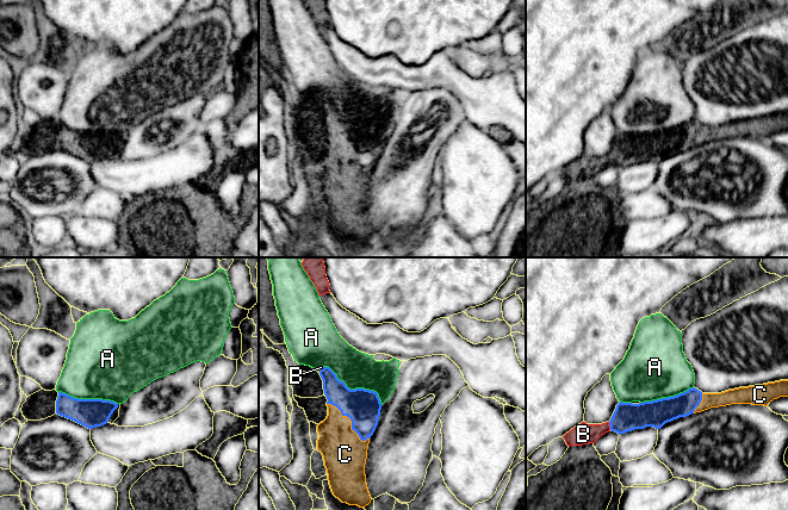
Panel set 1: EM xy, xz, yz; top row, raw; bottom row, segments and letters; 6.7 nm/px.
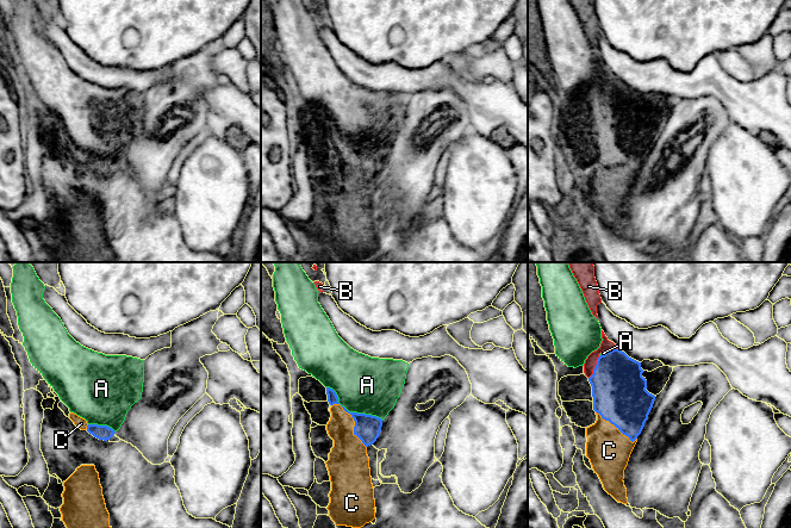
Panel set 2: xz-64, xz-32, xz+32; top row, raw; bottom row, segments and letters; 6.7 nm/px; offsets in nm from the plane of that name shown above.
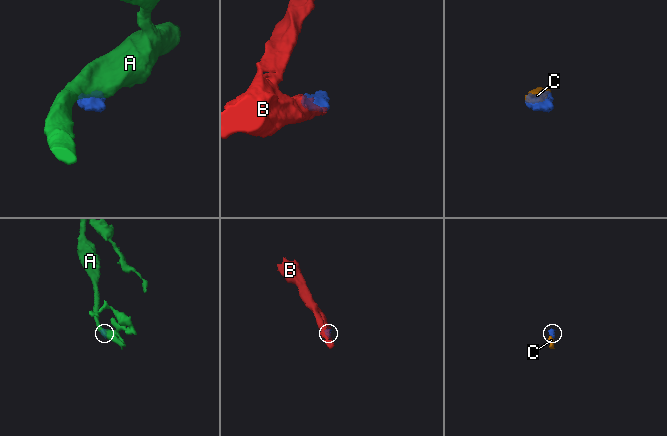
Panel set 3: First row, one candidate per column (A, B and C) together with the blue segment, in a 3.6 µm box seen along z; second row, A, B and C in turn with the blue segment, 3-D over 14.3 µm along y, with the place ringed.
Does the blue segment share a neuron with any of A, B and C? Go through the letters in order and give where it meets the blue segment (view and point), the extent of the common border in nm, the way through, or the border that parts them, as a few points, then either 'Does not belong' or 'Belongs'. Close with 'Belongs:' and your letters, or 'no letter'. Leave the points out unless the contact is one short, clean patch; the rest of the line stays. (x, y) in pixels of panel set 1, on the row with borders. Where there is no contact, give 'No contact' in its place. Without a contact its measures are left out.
A: Touches blue at xz (355, 389). Shared border 480 nm. Does not belong
B: Touches blue at yz (609, 425). Shared border 60 nm. Path across: yz (627, 416), (621, 422), (609, 425), (583, 434). Belongs
C: Touches blue at xz (351, 420). Shared border 380 nm. Path across: xz (363, 406), (351, 420), (345, 434), (345, 454). Belongs
Belongs: B, C

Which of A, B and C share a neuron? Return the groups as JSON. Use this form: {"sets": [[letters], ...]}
{"sets": [["A"], ["B", "C"]]}

